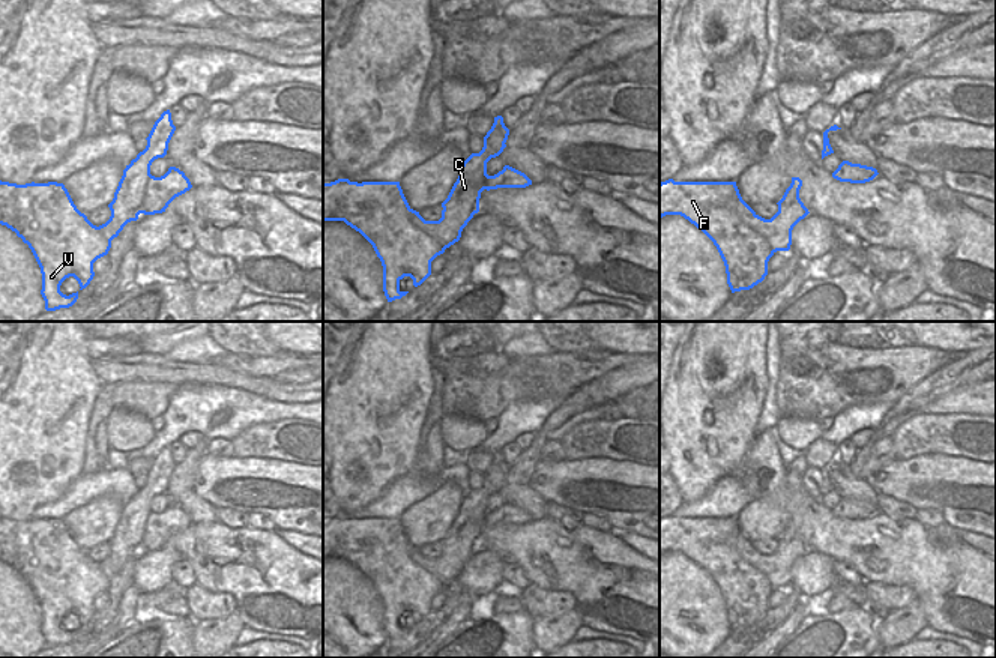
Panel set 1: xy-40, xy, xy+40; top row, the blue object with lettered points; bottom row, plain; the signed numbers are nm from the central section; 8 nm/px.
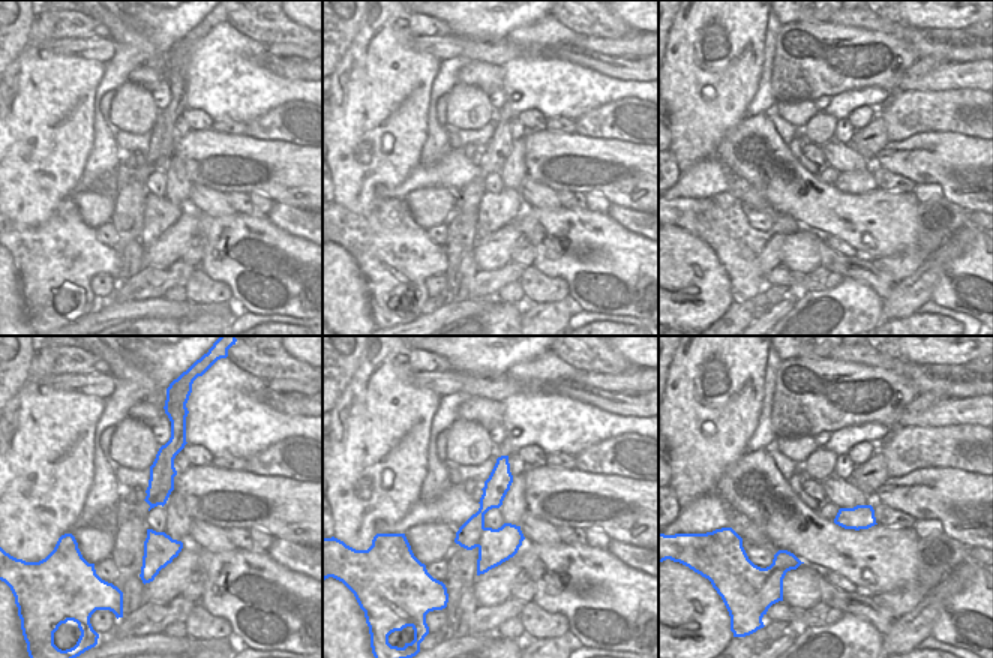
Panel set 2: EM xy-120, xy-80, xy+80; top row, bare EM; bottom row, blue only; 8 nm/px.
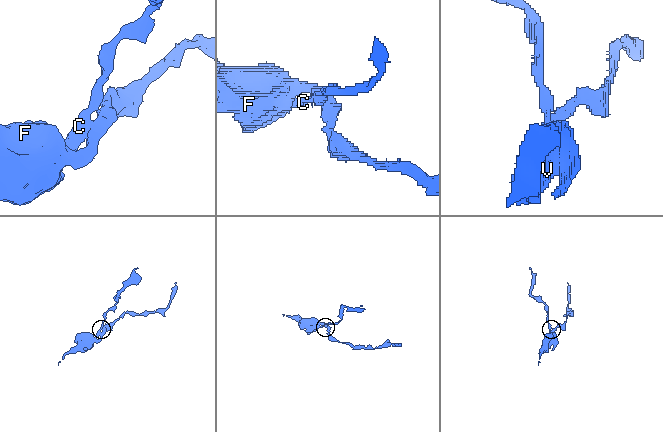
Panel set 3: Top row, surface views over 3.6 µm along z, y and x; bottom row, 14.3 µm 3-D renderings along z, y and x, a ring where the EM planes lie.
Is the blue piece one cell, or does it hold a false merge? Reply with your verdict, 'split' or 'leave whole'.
split

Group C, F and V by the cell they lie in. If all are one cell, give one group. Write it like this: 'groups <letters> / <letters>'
groups C / F V

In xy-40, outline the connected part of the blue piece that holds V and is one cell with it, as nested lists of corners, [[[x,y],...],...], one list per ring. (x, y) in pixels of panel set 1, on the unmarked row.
[[[0,517],[0,560],[32,586],[42,610],[47,647],[72,643],[78,628],[63,631],[62,619],[74,613],[80,626],[86,625],[95,613],[93,599],[111,584],[57,518],[17,521]]]

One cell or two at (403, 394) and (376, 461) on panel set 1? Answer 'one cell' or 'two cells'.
one cell

